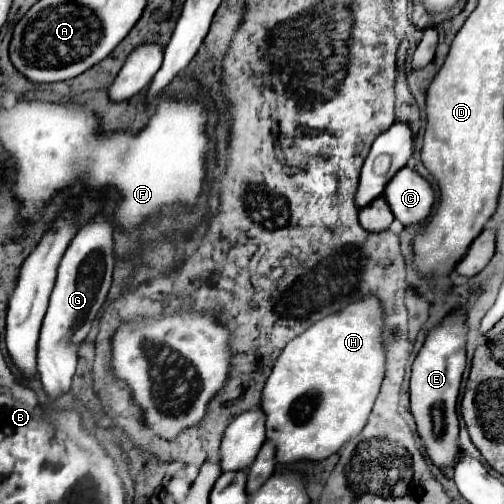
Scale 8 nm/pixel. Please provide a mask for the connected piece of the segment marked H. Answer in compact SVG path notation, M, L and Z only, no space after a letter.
M374 294L346 304L342 310L328 314L290 340L278 356L272 374L262 392L262 410L266 412L266 438L276 444L276 460L292 464L298 460L324 460L360 432L368 420L372 404L380 392L386 372L384 346L384 310Z

